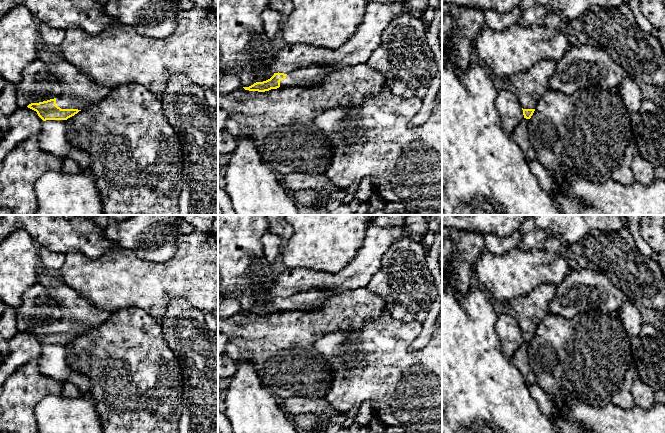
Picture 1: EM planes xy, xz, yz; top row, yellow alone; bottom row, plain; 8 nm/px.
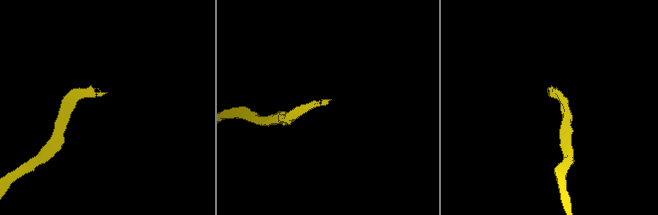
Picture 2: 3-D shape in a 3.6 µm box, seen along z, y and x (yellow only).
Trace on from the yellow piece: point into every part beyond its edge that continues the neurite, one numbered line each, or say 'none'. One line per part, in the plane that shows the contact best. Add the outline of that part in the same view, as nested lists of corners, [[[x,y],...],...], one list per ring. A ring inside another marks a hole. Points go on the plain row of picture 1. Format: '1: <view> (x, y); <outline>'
1: xy (79, 316); [[[38,271],[40,282],[55,300],[61,311],[56,329],[61,333],[86,334],[112,317],[113,312],[100,310],[67,285],[58,274]]]

